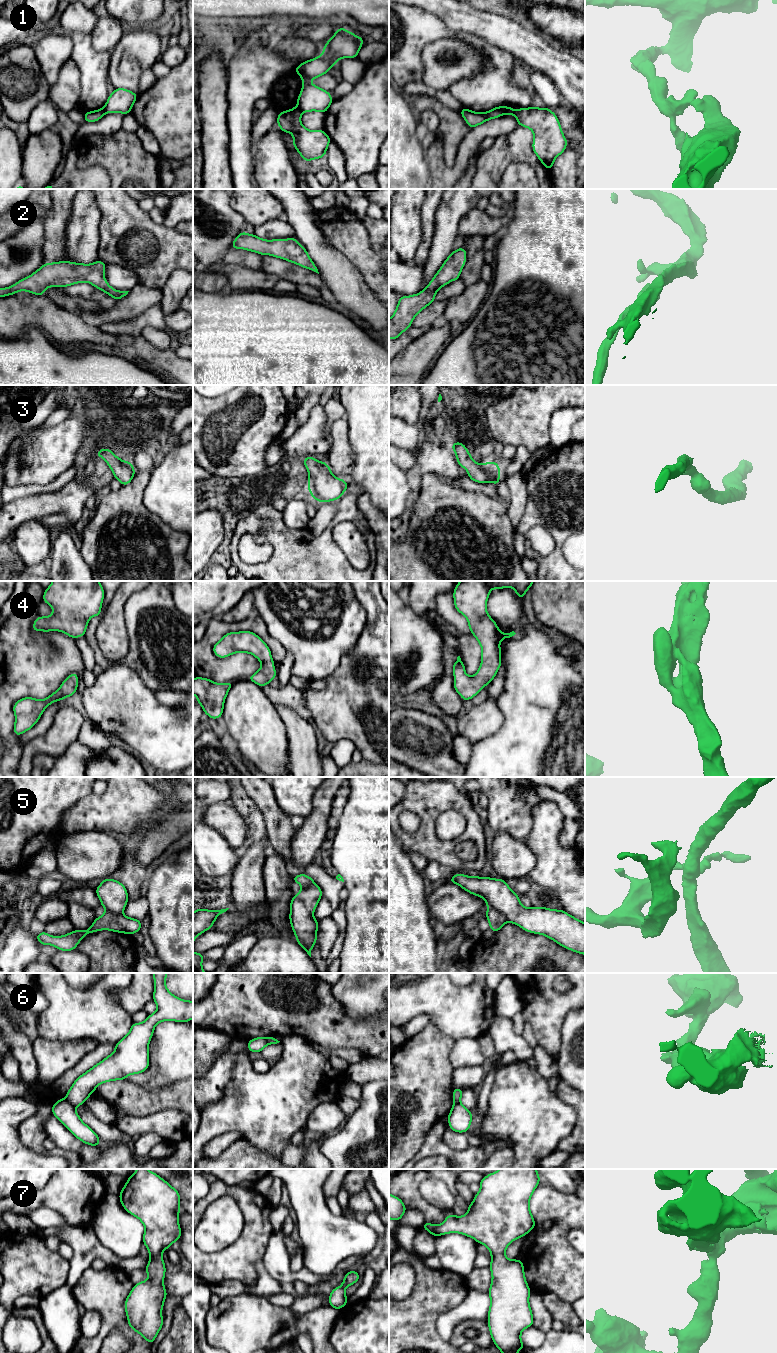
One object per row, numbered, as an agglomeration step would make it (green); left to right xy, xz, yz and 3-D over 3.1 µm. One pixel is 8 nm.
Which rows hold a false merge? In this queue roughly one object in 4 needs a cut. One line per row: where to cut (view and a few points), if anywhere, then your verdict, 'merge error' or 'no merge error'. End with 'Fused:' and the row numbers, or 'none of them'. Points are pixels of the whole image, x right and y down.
1: cut in yz along (509, 107), (504, 113); merge error
2: no cut; no merge error
3: no cut; no merge error
4: no cut; no merge error
5: cut in yz along (487, 907), (496, 909), (507, 920); merge error
6: cut in xy along (66, 1098), (74, 1107); merge error
7: no cut; no merge error
Fused: 1, 5, 6

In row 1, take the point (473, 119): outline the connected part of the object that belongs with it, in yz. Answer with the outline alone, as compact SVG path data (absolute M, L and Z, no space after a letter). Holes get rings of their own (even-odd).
M499 106L491 109L488 112L473 112L467 108L462 108L460 113L465 119L466 123L472 129L480 124L483 124L487 120L503 116L508 108L508 106Z

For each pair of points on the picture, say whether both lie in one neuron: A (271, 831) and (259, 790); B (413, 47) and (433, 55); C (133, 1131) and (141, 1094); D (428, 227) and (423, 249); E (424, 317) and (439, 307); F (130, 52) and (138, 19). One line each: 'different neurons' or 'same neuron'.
A: same neuron
B: different neurons
C: different neurons
D: same neuron
E: same neuron
F: different neurons

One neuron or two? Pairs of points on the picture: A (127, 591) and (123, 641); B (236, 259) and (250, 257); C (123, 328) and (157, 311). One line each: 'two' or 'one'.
A: one
B: one
C: one

